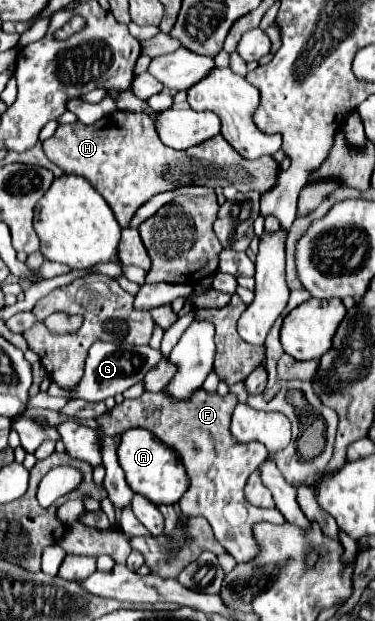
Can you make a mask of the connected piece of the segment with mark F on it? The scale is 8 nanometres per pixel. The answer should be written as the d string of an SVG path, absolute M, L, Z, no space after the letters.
M198 389L198 393L194 393L194 397L190 397L190 401L174 401L174 397L166 397L166 391L158 391L158 393L144 393L138 399L124 399L120 405L114 405L114 409L108 409L102 417L96 417L96 421L98 421L100 433L104 433L108 437L116 437L120 433L126 433L128 429L140 427L140 429L148 429L160 441L164 441L168 447L176 449L176 453L182 459L186 473L190 477L190 489L178 501L182 513L186 517L202 515L204 519L208 519L218 543L238 563L242 563L242 561L250 561L258 553L258 545L252 537L252 525L258 521L284 523L286 519L282 517L282 513L278 513L278 509L258 509L244 499L244 493L242 493L244 483L250 477L250 473L254 472L254 469L264 461L266 447L258 442L240 444L234 441L234 437L230 433L230 417L232 417L236 405L238 405L238 397L234 393L226 393L222 397L218 391L208 393L206 389Z

